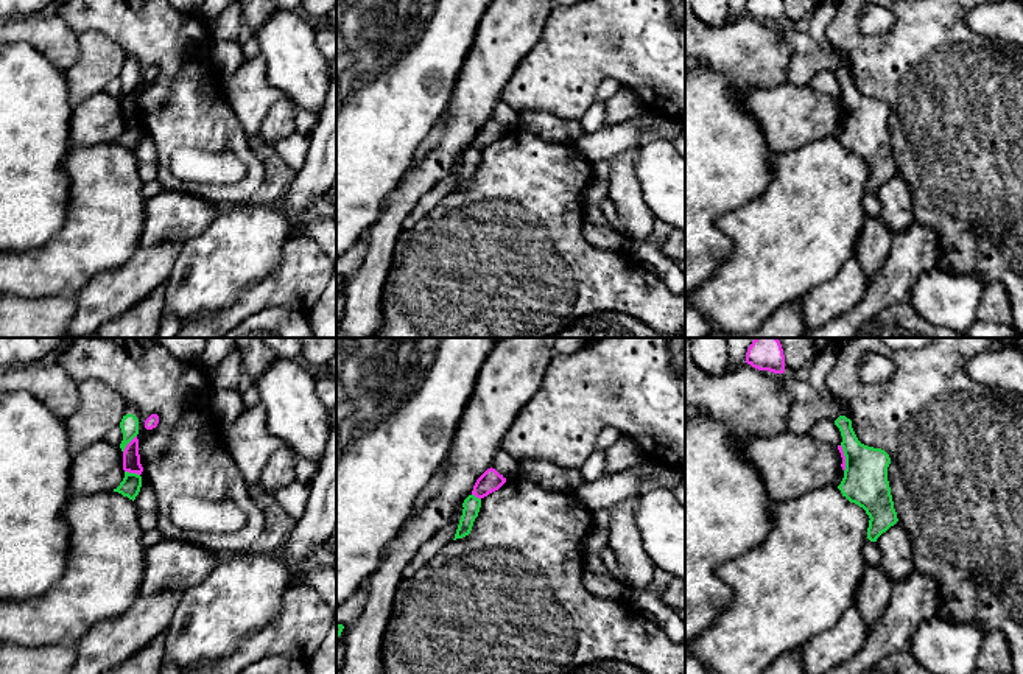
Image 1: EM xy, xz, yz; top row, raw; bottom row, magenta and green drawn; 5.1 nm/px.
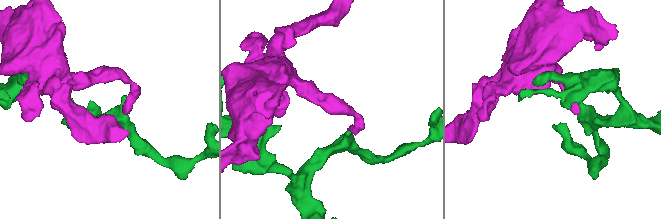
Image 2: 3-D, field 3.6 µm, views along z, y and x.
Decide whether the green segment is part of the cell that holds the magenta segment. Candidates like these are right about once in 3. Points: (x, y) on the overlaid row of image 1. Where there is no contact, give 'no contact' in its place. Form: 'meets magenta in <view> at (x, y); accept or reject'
meets magenta in xy at (128, 444); reject

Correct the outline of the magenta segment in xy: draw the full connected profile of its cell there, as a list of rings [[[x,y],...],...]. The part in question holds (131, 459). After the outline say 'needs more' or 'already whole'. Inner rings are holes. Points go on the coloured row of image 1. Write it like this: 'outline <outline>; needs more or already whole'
outline [[[137,436],[126,445],[123,451],[123,470],[137,475],[142,475],[143,472],[143,467],[140,464]]]; already whole

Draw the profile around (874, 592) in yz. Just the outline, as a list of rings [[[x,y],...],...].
[[[864,567],[861,584],[855,593],[855,607],[860,610],[867,626],[877,623],[891,599],[892,581],[881,568]]]

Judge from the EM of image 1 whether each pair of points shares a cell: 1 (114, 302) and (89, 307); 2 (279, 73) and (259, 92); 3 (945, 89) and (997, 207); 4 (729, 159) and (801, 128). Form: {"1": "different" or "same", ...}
{"1": "same", "2": "different", "3": "same", "4": "different"}

